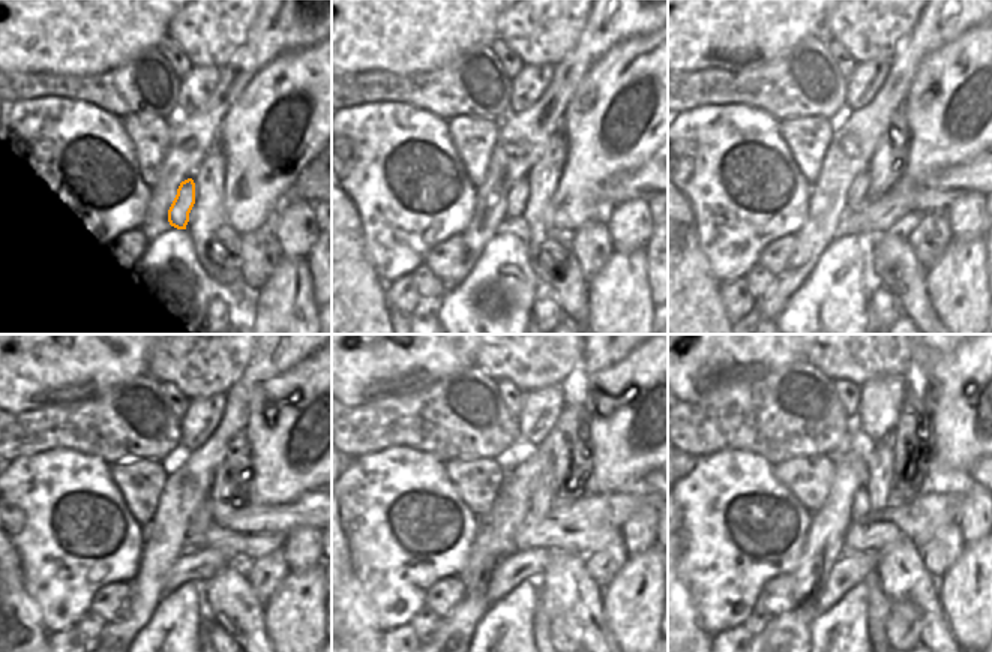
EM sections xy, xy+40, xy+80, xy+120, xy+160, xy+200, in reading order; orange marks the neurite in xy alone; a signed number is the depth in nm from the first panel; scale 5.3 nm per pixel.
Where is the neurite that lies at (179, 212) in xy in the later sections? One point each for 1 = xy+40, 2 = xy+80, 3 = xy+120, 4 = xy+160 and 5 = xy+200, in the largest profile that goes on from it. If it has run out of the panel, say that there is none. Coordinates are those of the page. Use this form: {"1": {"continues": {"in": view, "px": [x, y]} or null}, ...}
{"1": {"continues": {"in": "xy+40", "px": [518, 197]}}, "2": {"continues": {"in": "xy+80", "px": [857, 194]}}, "3": {"continues": {"in": "xy+120", "px": [201, 517]}}, "4": {"continues": {"in": "xy+160", "px": [542, 499]}}, "5": {"continues": {"in": "xy+200", "px": [880, 454]}}}

